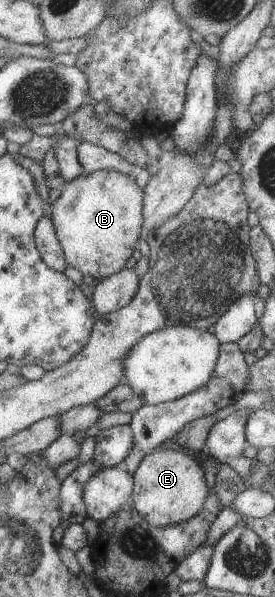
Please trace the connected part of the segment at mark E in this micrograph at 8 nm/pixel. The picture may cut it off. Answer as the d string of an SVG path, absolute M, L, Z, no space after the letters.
M171 444L153 450L139 462L132 475L132 507L151 526L168 527L193 518L210 491L196 455Z

